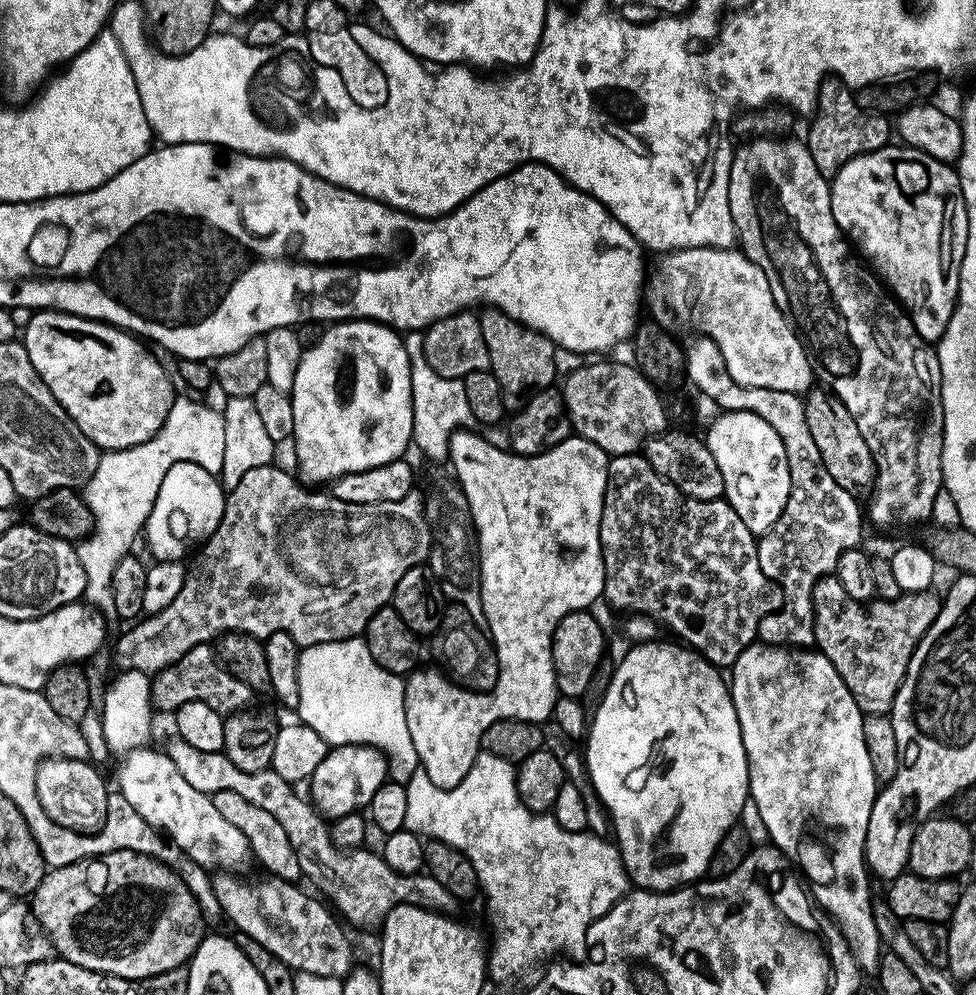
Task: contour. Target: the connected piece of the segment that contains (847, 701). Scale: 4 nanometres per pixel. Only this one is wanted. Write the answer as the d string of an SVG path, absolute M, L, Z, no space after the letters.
M753 642L731 666L730 691L748 755L748 791L762 814L769 841L811 885L813 901L836 921L861 973L875 973L882 947L880 928L872 913L872 888L868 885L870 873L864 863L864 847L878 785L870 766L870 754L866 754L866 738L862 738L865 713L854 702L846 682L842 682L842 674L834 670L834 662L819 650Z

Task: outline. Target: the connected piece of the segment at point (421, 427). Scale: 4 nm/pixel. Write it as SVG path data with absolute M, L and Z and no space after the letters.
M412 330L403 337L406 354L410 362L410 386L412 387L412 409L414 426L412 427L412 444L424 456L432 460L448 460L448 443L450 438L473 423L470 405L466 402L466 390L463 379L451 380L440 376L430 362L426 362L424 353L424 332Z

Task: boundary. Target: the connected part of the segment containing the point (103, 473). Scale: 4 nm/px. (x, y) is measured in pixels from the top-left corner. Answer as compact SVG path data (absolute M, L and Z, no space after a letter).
M177 395L173 399L170 414L166 414L166 422L149 440L138 446L105 451L98 462L98 470L83 485L82 495L92 511L94 531L86 539L79 541L75 550L78 562L82 562L82 570L86 570L86 590L83 597L105 615L112 616L116 613L112 588L114 566L118 566L118 562L122 562L122 558L133 551L132 543L141 539L150 510L154 510L154 498L158 498L158 486L162 486L162 478L166 478L166 470L170 470L174 462L194 462L213 474L219 474L222 470L222 457L226 454L226 422L223 411L219 407L211 408L210 405L203 404L200 401L203 399L183 395Z

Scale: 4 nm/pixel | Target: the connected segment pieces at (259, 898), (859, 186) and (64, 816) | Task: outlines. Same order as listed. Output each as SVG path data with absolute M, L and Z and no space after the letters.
M236 874L217 876L220 877L210 884L210 888L216 893L220 912L228 915L239 931L250 934L254 942L266 946L274 958L282 958L293 973L343 978L353 971L352 944L344 933L345 925L323 899L307 896L302 889L296 888L300 886L286 880L264 878L261 884L243 884Z
M885 146L873 152L856 156L850 162L846 162L846 166L842 166L836 176L831 177L832 214L830 219L840 227L841 232L854 245L855 251L866 261L867 267L871 268L886 285L889 293L907 309L914 326L918 330L918 334L922 334L922 338L926 341L935 342L942 338L942 334L950 322L951 314L955 310L957 296L957 289L951 283L948 285L948 276L944 273L944 252L940 249L944 244L944 199L948 196L948 179L953 179L954 172L949 165L943 164L940 160L930 158L930 154L922 154L917 148L907 146L892 147Z
M46 760L41 763L37 770L37 794L50 819L58 823L59 826L68 827L72 831L81 833L97 832L104 824L106 810L108 809L108 798L110 789L104 785L104 780L100 777L100 772L94 765L85 760Z

